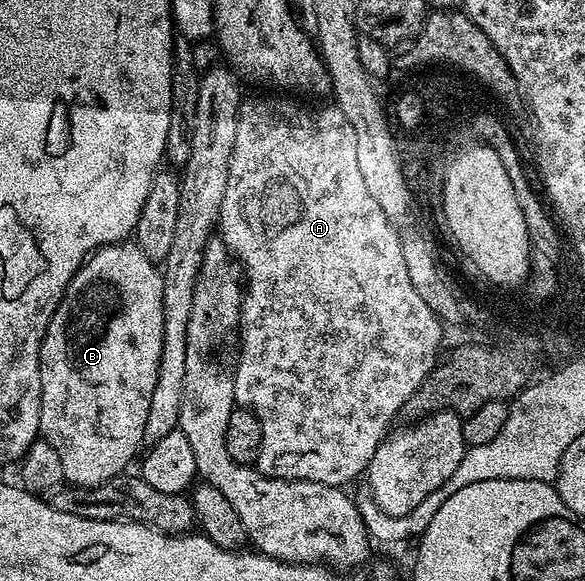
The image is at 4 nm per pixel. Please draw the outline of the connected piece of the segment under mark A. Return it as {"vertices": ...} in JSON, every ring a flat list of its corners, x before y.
{"vertices":[[262,95,266,96,258,96,255,100,243,99,238,106,236,146,232,146,232,158,228,162,228,182,224,186,224,198,218,211,220,239,226,243,244,269,244,299,240,321,242,353,238,356,238,369,235,367,232,375,235,405,254,412,256,418,262,422,256,467,264,475,279,476,282,480,314,481,321,485,343,487,370,463,366,468,366,480,370,483,368,493,376,506,389,516,407,515,428,497,428,494,444,486,448,478,455,473,468,447,462,433,463,417,449,410,432,412,421,417,411,428,402,428,399,432,392,433,379,446,398,410,400,412,405,407,437,365,443,323,425,304,410,281,402,255,400,232,390,225,393,224,391,217,386,216,384,210,380,210,379,203,376,198,372,198,372,193,364,183,356,158,356,130,352,130,352,122,348,122,348,118,336,106,314,108,309,112,308,109,293,104,290,101,293,99,273,100,270,97,273,95]]}

